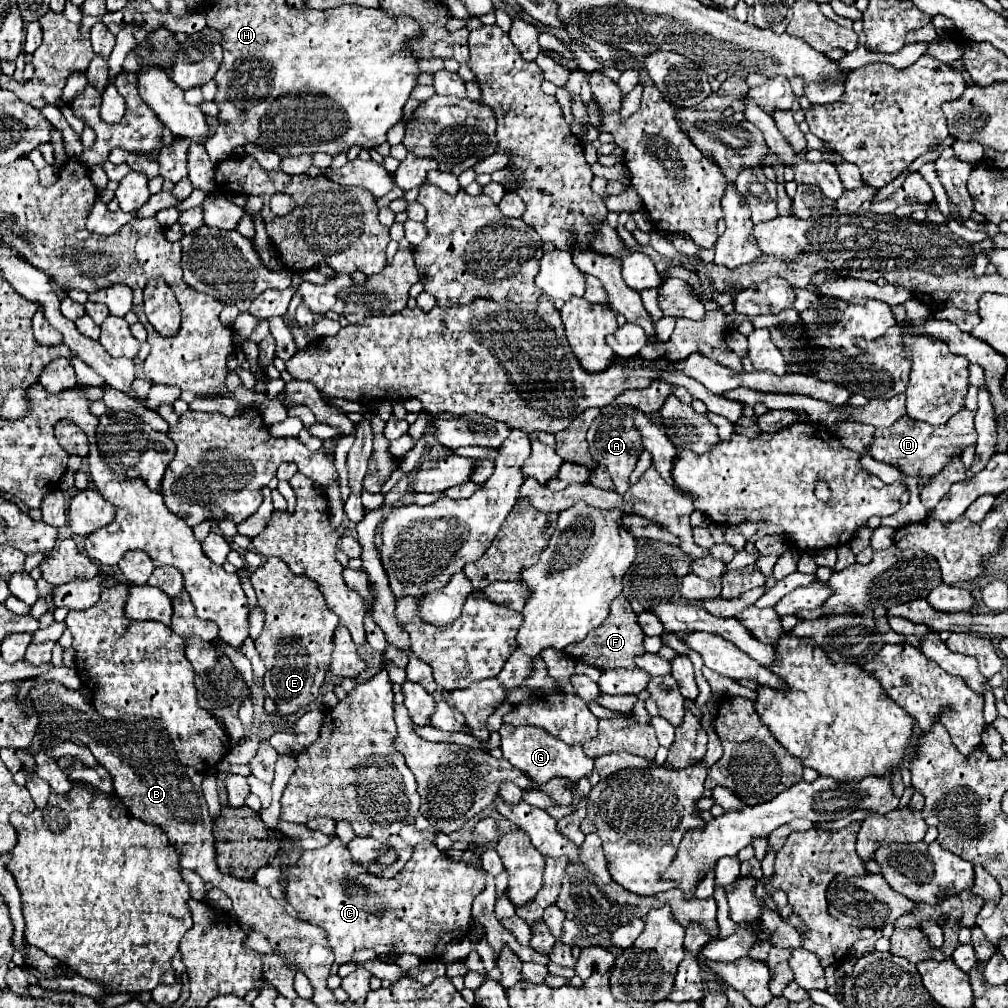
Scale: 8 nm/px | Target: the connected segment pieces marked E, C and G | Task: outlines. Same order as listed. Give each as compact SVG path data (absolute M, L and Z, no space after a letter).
M268 558L252 574L252 586L258 596L258 606L264 610L264 630L256 640L256 650L266 664L264 688L270 698L278 704L278 716L292 714L302 706L310 704L320 696L320 686L324 684L326 672L330 670L330 654L334 650L334 628L338 626L338 616L326 606L324 594L320 594L318 584L306 576L296 576L280 558Z
M338 836L330 840L328 846L316 850L304 850L294 864L280 864L280 870L288 878L286 900L298 912L300 920L320 926L330 940L330 946L336 956L336 964L346 964L352 960L356 950L374 950L378 956L382 954L416 954L422 960L436 960L442 956L444 946L452 940L458 940L466 934L470 922L472 900L486 886L486 870L480 862L450 862L444 852L440 852L432 842L424 840L414 846L414 854L396 878L384 880L364 872L358 864L352 862L350 852L340 842Z
M502 724L498 732L502 736L504 758L512 762L512 766L522 770L536 786L542 786L552 778L568 778L572 782L578 782L580 778L586 778L594 770L594 760L588 758L580 746L568 746L540 728L534 726L516 728L510 724Z

